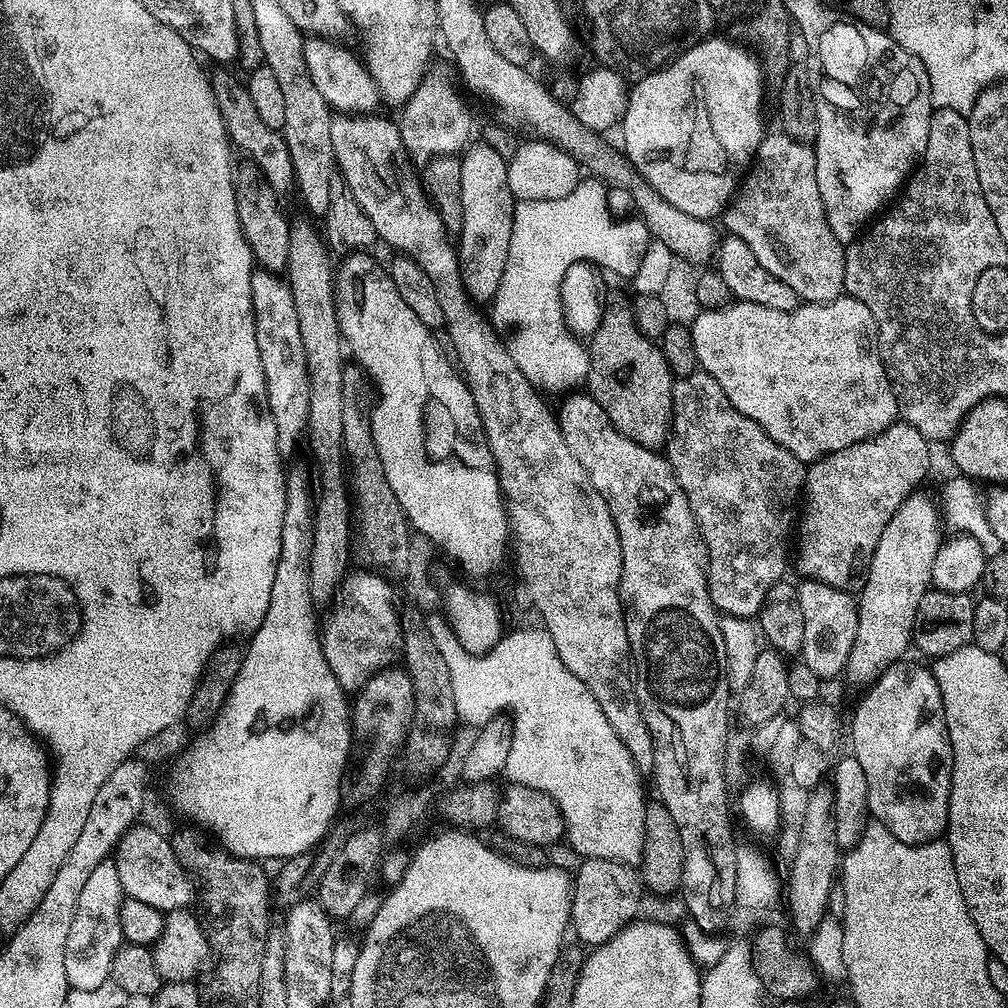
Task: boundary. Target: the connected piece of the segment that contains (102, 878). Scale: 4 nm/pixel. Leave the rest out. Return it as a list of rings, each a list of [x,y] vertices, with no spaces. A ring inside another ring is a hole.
[[[112,862],[98,865],[82,885],[82,894],[78,894],[78,906],[74,910],[74,922],[70,922],[70,934],[66,937],[69,989],[95,990],[110,979],[114,954],[125,943],[120,921],[120,904],[125,899],[122,882],[118,882],[118,870]]]

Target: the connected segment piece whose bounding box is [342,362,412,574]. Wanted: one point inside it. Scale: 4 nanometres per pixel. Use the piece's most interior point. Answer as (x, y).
(381, 529)

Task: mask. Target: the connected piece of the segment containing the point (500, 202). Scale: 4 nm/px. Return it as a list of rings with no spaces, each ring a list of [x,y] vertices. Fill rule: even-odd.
[[[485,142],[469,143],[460,156],[462,166],[462,226],[458,230],[458,251],[462,282],[477,302],[491,302],[496,297],[506,258],[510,234],[514,230],[514,199],[508,181],[508,161]],[[460,236],[460,240],[459,240]]]

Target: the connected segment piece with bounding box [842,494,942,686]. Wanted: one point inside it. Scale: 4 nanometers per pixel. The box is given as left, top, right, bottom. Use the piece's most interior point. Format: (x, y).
(900, 574)

